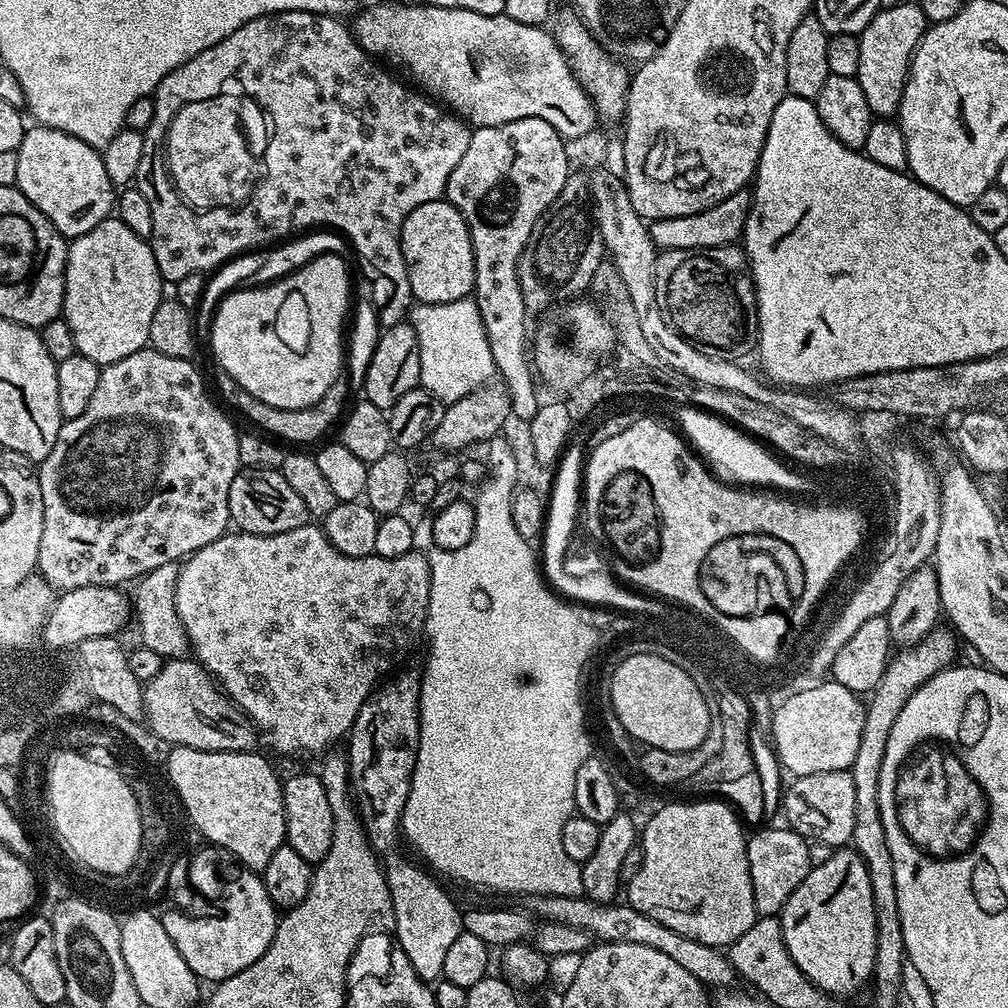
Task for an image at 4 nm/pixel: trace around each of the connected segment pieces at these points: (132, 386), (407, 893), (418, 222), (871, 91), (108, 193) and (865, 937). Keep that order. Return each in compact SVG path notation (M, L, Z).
M146 346L118 362L103 365L100 369L98 386L94 389L94 395L90 398L85 412L78 414L78 418L64 420L61 423L58 438L54 442L54 450L50 450L48 457L39 461L38 464L42 506L44 507L42 542L38 550L38 572L53 589L124 586L127 580L139 581L140 577L146 573L158 570L158 566L166 566L166 562L183 561L202 546L214 542L219 536L223 536L229 531L230 482L234 482L237 472L242 468L238 458L240 436L238 431L236 432L235 426L228 421L227 414L229 415L229 413L215 399L212 401L208 397L208 392L204 389L204 380L194 365L192 360L170 358L161 352L155 352L151 346Z
M392 856L388 864L386 860L383 865L384 877L396 919L394 939L406 958L410 958L410 966L414 966L417 974L425 982L435 982L441 979L442 962L449 946L462 931L462 912L461 909L456 909L455 902L444 893L443 886L439 884L441 881L425 871L419 863L416 864L407 864L402 857Z
M447 198L426 202L402 222L400 245L413 301L422 304L454 302L472 296L474 254L468 224Z
M903 2L893 9L880 9L860 33L860 65L855 78L862 86L862 94L866 94L866 106L870 106L873 117L892 118L899 113L912 55L928 27L919 3Z
M32 126L25 131L18 154L16 187L65 238L75 238L94 230L98 222L109 219L114 212L114 187L106 176L103 158L97 149L53 128Z
M841 846L830 854L826 862L813 865L802 878L798 890L790 894L784 903L784 909L778 913L782 926L782 938L786 942L786 950L790 950L790 958L818 986L833 998L852 996L864 983L873 979L875 966L875 906L874 894L871 890L870 874L866 862L851 846Z

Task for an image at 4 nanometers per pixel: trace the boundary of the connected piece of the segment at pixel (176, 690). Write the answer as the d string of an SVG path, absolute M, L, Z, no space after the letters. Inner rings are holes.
M168 658L161 670L144 684L144 714L147 727L170 746L203 752L251 752L257 747L258 729L218 687L207 670L192 658Z

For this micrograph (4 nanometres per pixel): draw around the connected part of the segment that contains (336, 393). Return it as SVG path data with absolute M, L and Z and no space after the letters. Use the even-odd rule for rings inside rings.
M217 371L215 375L216 388L220 391L221 396L219 396L219 399L229 409L237 408L250 423L257 424L257 426L252 426L259 429L261 433L267 434L269 437L275 438L285 445L292 444L288 446L308 446L304 444L313 443L312 445L315 445L317 442L323 441L325 439L323 436L332 427L332 431L337 427L338 421L345 415L346 405L349 403L348 390L350 391L350 384L344 378L336 380L334 386L330 386L330 390L326 390L326 394L322 394L322 398L318 398L318 402L314 402L310 406L306 406L305 408L279 408L278 406L270 406L266 402L254 398L254 394L242 390L238 386L238 382L234 382L234 378L230 378L225 372Z

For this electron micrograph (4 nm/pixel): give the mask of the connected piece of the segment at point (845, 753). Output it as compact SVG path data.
M835 682L816 684L788 696L776 708L772 716L772 740L776 743L776 756L793 777L823 772L843 772L851 769L854 754L858 754L858 742L862 740L865 705L855 692Z

